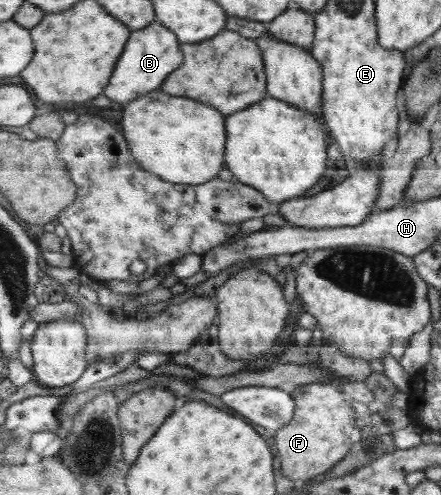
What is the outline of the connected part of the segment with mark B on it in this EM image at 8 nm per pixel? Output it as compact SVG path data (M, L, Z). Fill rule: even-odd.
M158 21L150 24L140 31L134 31L134 39L130 39L130 47L126 49L126 55L122 55L122 63L118 63L118 69L114 73L114 79L110 87L106 89L106 95L120 103L130 103L162 85L162 81L182 63L180 43L177 36L162 27Z

